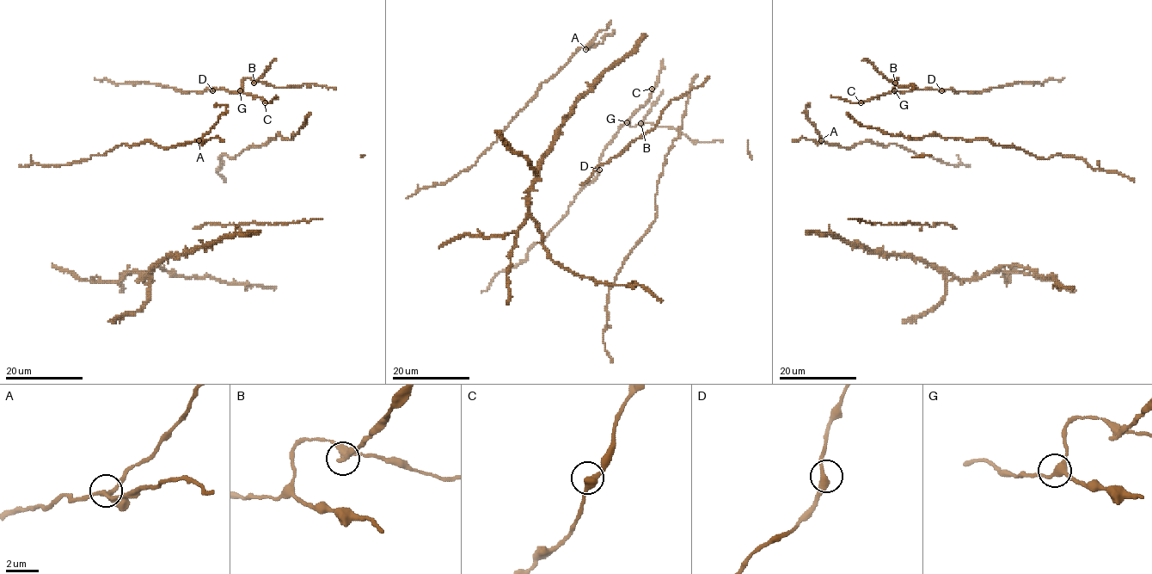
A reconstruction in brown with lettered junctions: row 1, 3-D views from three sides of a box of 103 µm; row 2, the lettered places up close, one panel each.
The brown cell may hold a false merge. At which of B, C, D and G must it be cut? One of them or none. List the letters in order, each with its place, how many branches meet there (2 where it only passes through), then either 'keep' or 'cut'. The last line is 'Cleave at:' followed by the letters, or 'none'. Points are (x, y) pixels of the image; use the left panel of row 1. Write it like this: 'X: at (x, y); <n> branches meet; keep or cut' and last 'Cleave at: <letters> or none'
B: at (254, 83); 3 branches meet; cut
C: at (265, 102); 2 branches meet; keep
D: at (212, 90); 2 branches meet; keep
G: at (240, 90); 3 branches meet; keep
Cleave at: B

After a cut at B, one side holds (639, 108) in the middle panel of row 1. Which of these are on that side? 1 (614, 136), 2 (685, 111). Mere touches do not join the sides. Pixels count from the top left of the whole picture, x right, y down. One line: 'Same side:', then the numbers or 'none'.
Same side: 1, 2

